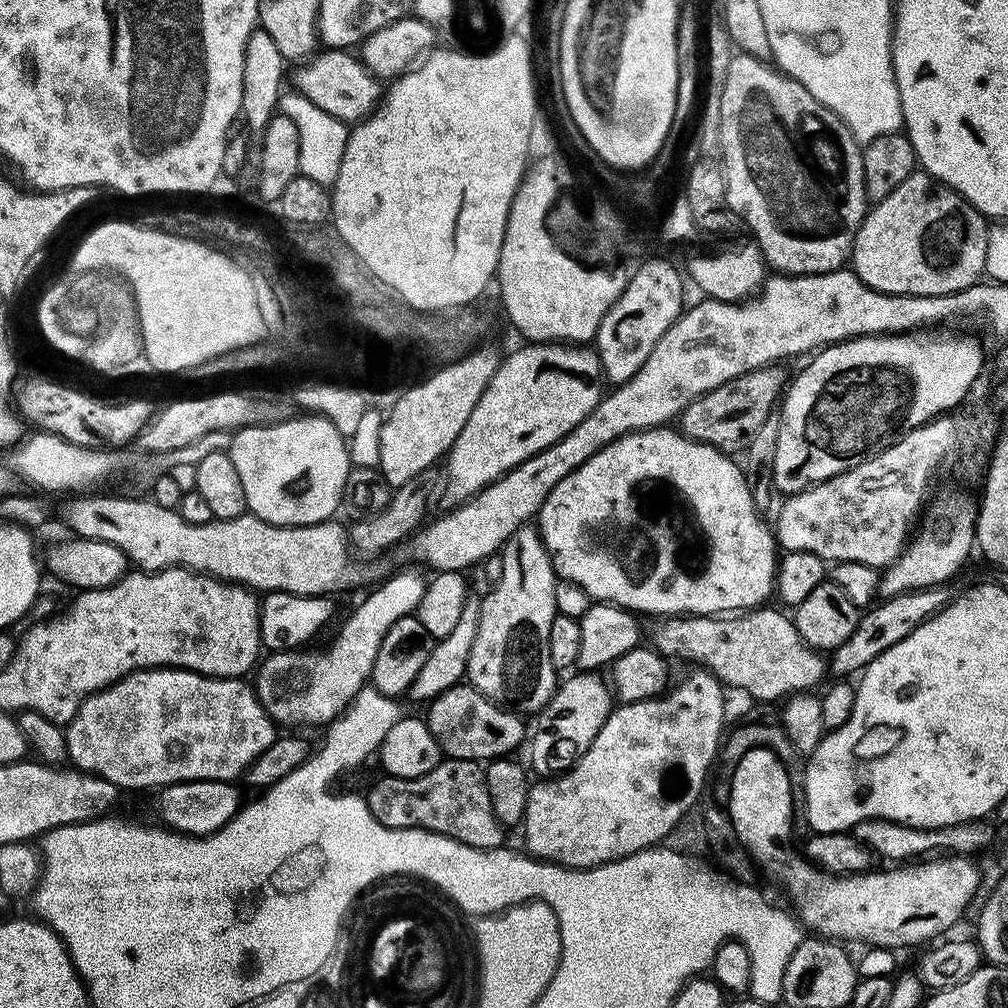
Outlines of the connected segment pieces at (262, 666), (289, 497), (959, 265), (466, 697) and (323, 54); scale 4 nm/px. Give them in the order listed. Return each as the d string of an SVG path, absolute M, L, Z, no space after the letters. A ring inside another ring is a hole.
M400 572L397 576L389 578L385 584L377 583L372 593L357 606L352 612L352 617L340 628L340 633L332 640L332 645L325 652L302 652L306 650L273 651L259 661L255 669L254 689L260 704L264 707L265 714L276 726L284 730L304 730L311 724L327 726L351 704L352 699L372 679L374 658L378 658L378 646L382 646L382 638L398 622L398 618L411 616L415 613L418 602L422 602L425 577L420 577L416 572Z
M300 414L297 420L285 418L278 420L274 424L265 424L258 428L241 428L231 437L232 445L226 448L228 456L234 462L235 469L238 470L238 479L242 481L242 490L246 490L246 502L248 512L251 515L262 518L271 524L320 524L324 520L333 519L337 514L336 507L341 507L346 478L350 471L350 461L348 459L348 446L345 437L340 436L335 426L328 421L327 417L319 414Z
M917 170L898 190L869 207L852 243L850 268L867 288L890 296L949 296L981 283L989 227L989 221L970 201L927 172Z
M467 682L458 683L450 690L438 694L435 699L427 705L427 708L428 713L426 713L426 719L428 729L430 730L430 734L434 734L440 751L445 757L454 760L475 760L477 762L499 760L501 758L511 757L513 753L515 753L512 751L514 751L523 740L525 743L526 728L524 732L524 724L520 721L523 719L521 719L515 711L486 699L479 690L473 688L472 685Z
M343 48L320 50L311 58L305 59L297 68L300 69L296 72L295 91L310 98L310 102L326 110L326 114L343 120L349 126L365 120L380 102L381 81L372 76L370 70L351 51Z

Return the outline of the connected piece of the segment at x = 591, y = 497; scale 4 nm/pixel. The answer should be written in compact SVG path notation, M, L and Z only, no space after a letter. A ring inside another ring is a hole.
M661 426L659 428L648 428L645 432L628 432L622 438L618 438L614 442L610 442L602 450L598 450L598 454L594 454L586 462L582 462L582 466L578 466L578 470L574 470L570 474L566 474L566 478L562 478L562 482L558 482L558 486L554 486L554 490L550 490L550 494L546 498L546 502L542 502L538 513L538 531L544 549L548 552L548 557L552 559L552 569L556 572L557 577L561 581L569 584L577 584L580 589L593 601L603 602L605 604L617 604L619 608L627 608L633 614L641 614L645 612L648 616L656 616L655 618L671 618L674 616L719 616L721 614L735 614L745 610L751 610L761 607L765 603L767 596L773 595L776 587L776 566L778 563L778 545L776 537L771 527L764 528L764 524L760 521L761 513L751 500L750 490L747 488L747 478L744 477L744 469L739 463L735 464L733 457L726 452L719 452L714 446L703 444L697 440L692 440L683 432L672 426Z

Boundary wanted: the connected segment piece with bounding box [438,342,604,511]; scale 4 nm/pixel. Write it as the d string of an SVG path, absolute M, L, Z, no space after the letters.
M532 342L522 346L524 347L514 351L509 357L501 359L494 378L487 384L477 406L470 412L466 425L445 457L446 468L440 488L442 492L440 494L439 491L438 494L443 511L463 504L469 497L481 492L486 485L493 484L514 466L520 465L526 458L560 441L574 426L578 426L591 410L594 410L594 406L603 397L604 389L602 390L596 383L596 378L601 377L602 369L599 353L595 349L562 342Z

